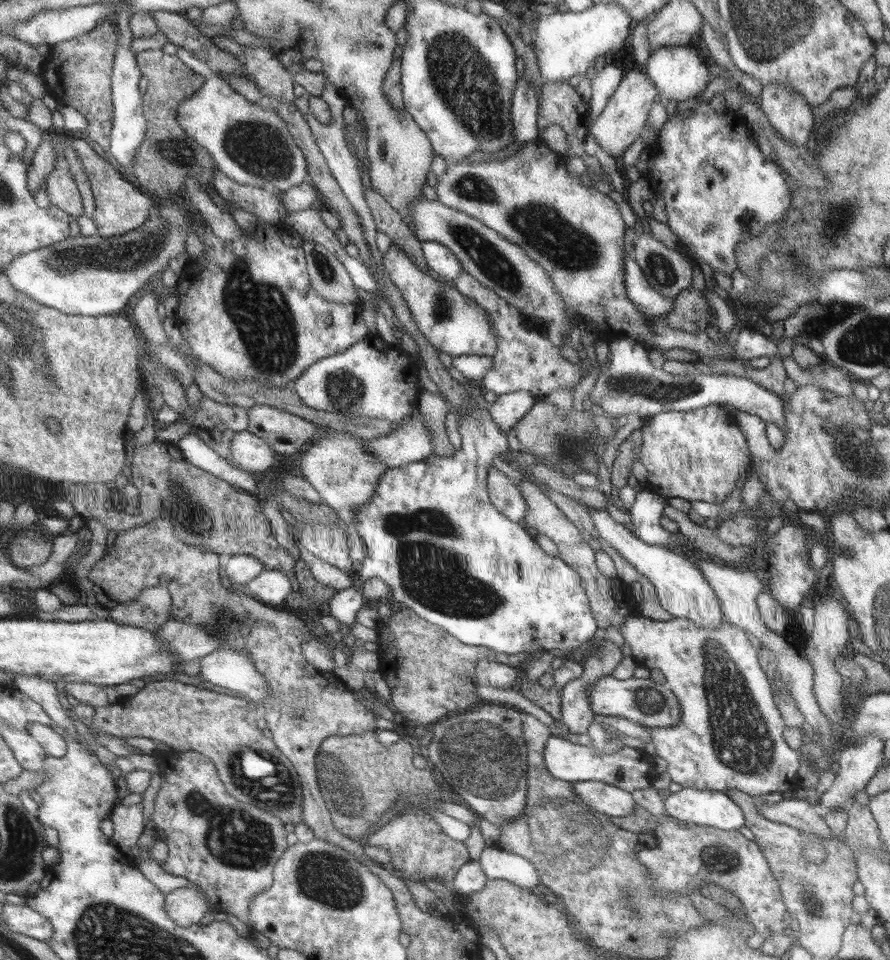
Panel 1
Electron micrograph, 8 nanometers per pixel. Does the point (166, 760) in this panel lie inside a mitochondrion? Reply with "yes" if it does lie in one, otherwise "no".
no

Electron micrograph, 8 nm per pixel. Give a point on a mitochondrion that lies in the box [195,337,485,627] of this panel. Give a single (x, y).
(343, 386)

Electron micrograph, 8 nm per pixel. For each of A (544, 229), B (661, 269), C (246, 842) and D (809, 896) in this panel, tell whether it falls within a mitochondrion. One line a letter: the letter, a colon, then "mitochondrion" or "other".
A: mitochondrion
B: mitochondrion
C: mitochondrion
D: mitochondrion

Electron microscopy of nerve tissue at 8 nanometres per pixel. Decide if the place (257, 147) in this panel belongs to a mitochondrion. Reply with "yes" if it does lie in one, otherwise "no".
yes

